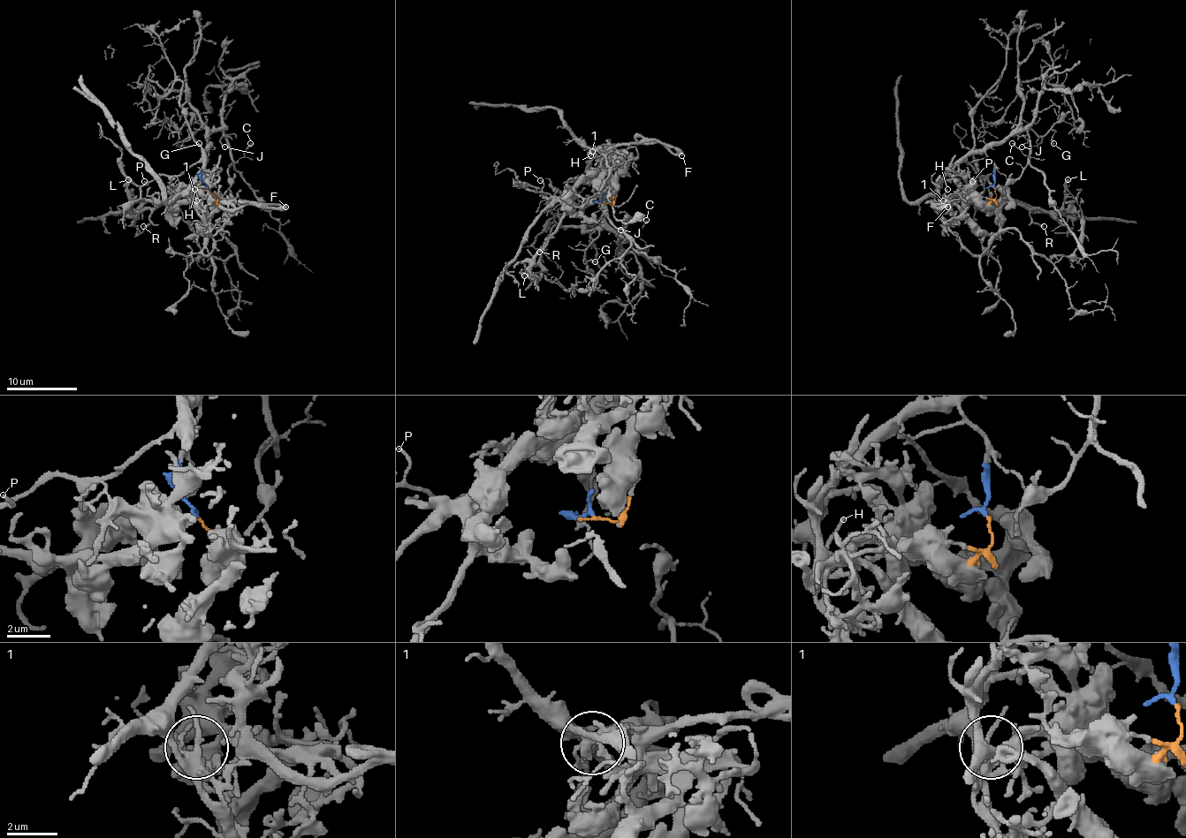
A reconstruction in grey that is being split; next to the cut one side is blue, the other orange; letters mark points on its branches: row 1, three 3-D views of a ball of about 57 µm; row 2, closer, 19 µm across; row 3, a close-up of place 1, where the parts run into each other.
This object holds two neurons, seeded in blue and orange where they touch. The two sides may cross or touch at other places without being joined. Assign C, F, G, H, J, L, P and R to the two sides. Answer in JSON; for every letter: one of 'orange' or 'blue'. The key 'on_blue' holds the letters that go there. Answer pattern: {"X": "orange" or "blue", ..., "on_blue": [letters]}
{"C": "blue", "F": "orange", "G": "blue", "H": "orange", "J": "blue", "L": "orange", "P": "blue", "R": "orange", "on_blue": ["C", "G", "J", "P"]}

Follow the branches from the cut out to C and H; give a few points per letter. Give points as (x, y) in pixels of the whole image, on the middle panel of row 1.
C: (604, 201), (597, 201), (604, 192), (604, 219), (619, 235), (640, 235), (647, 219)
H: (604, 203), (613, 201), (617, 192), (617, 173), (627, 161), (603, 157), (592, 150), (590, 155)

